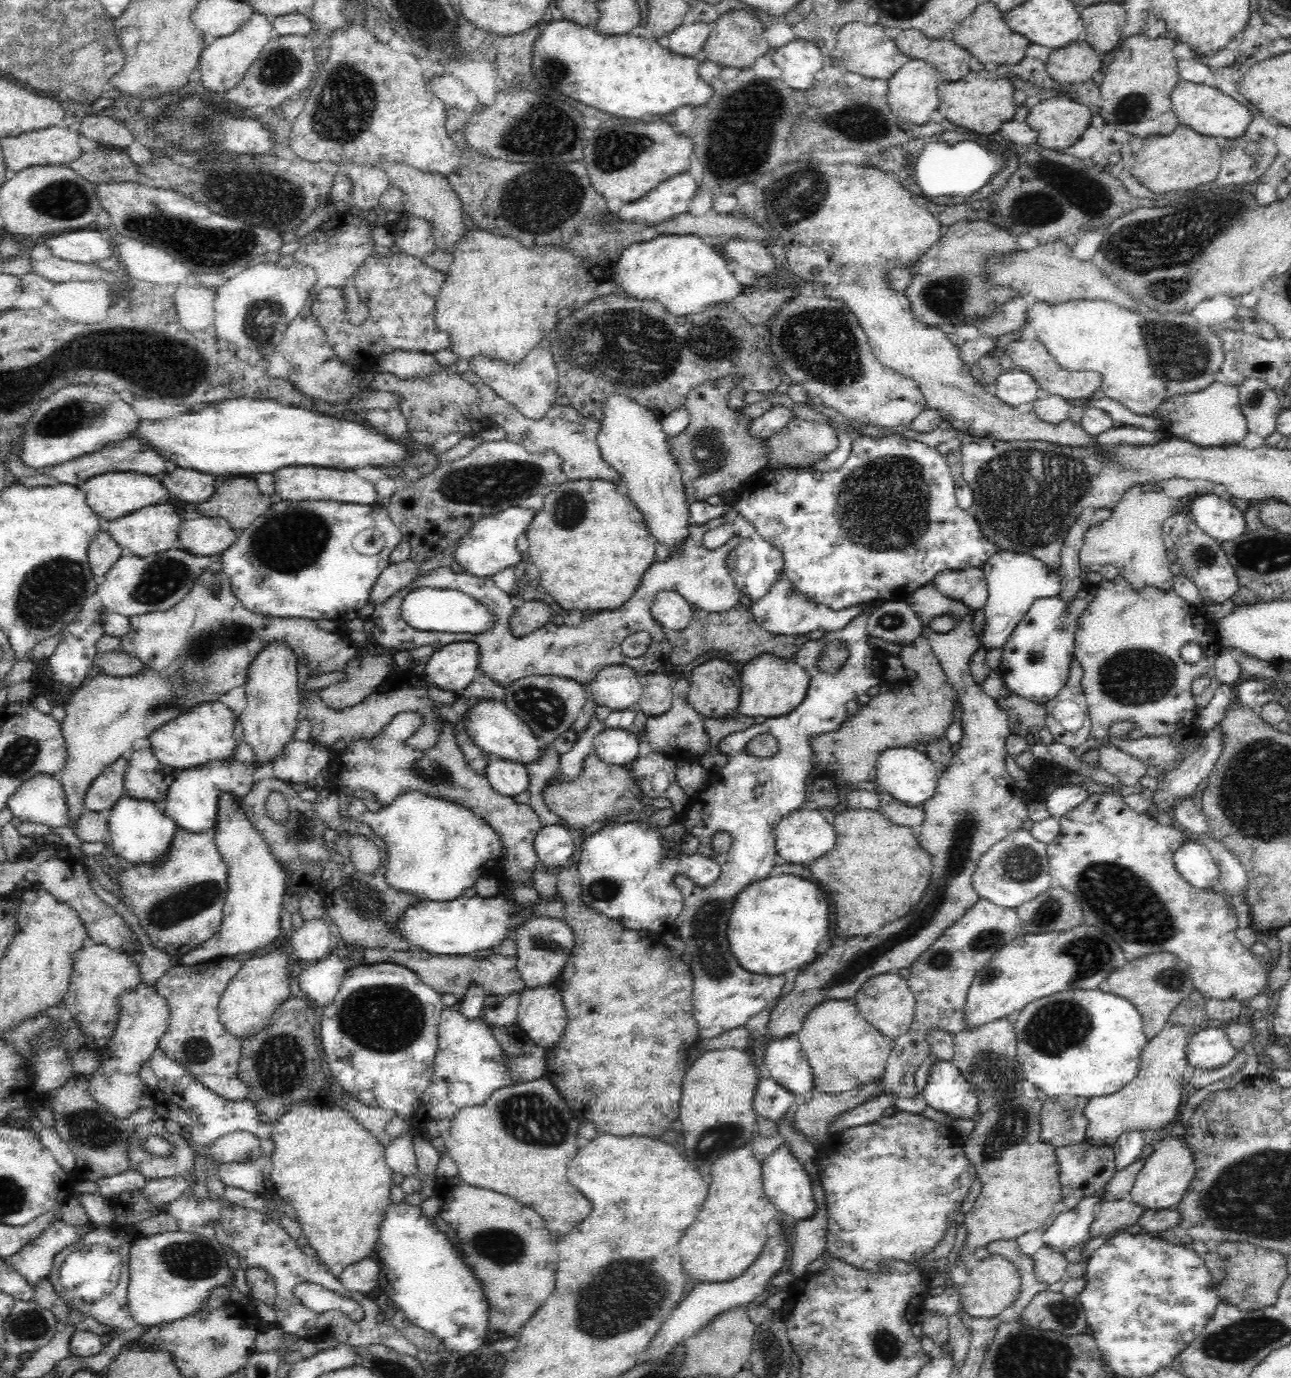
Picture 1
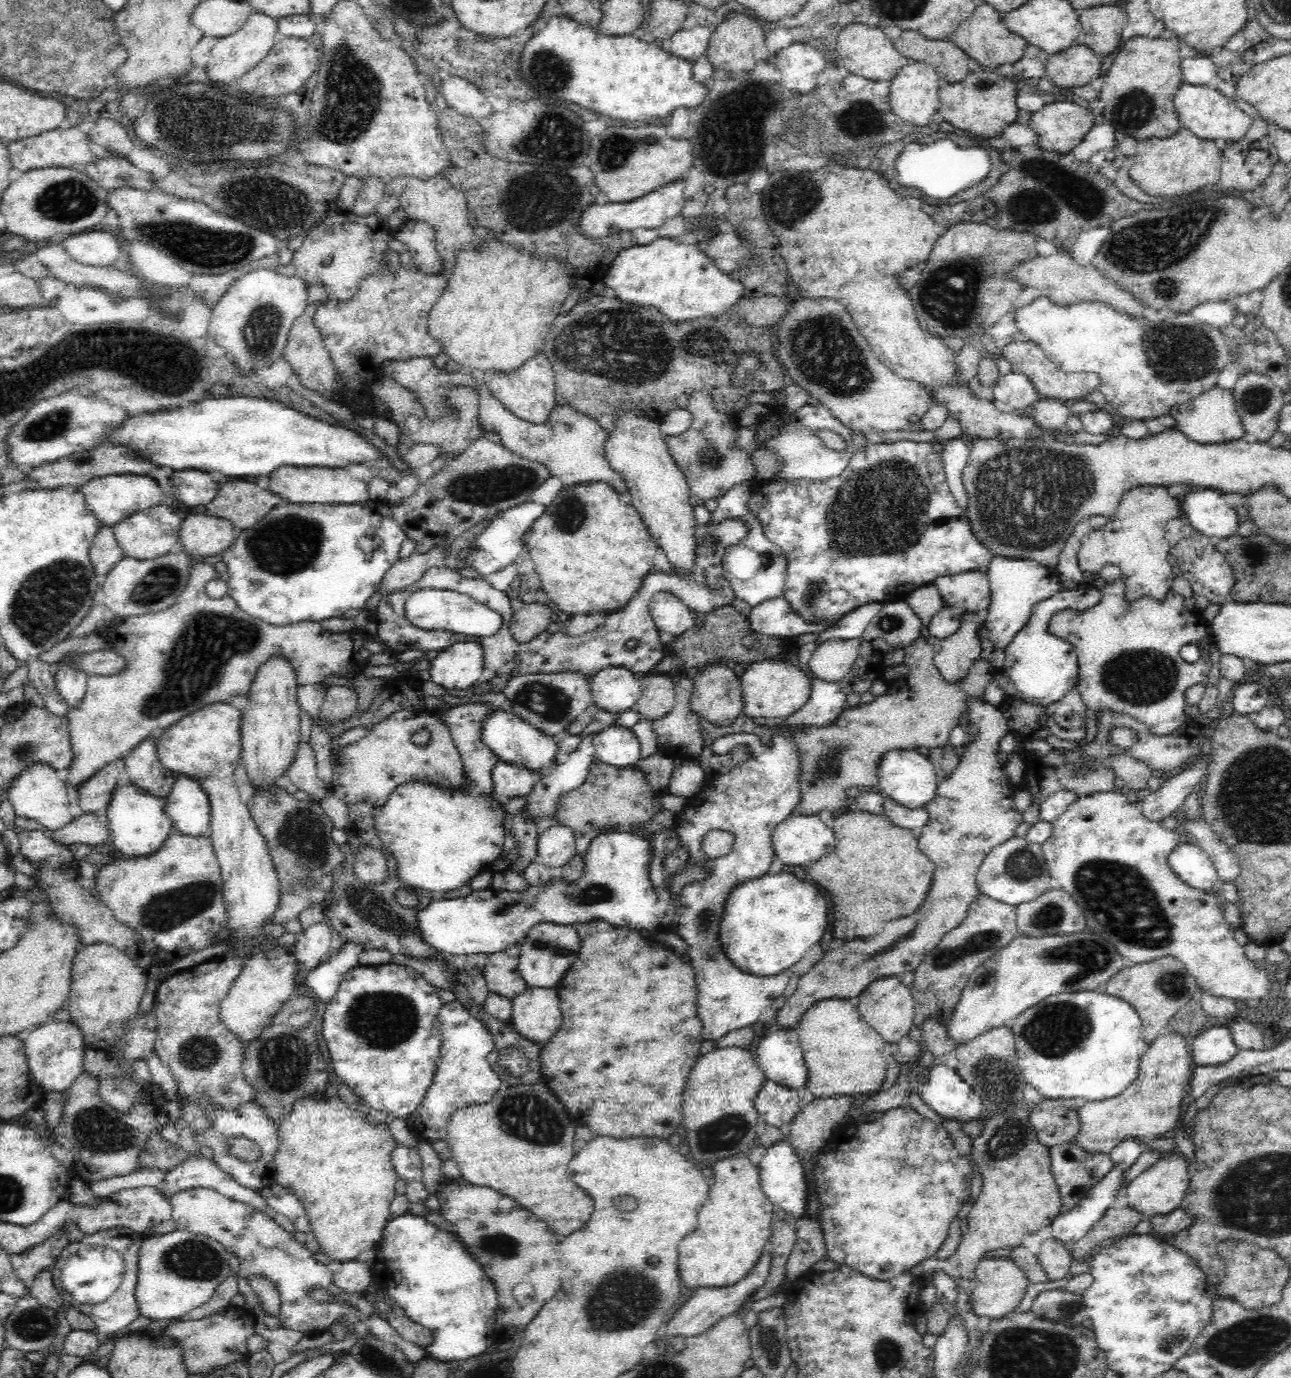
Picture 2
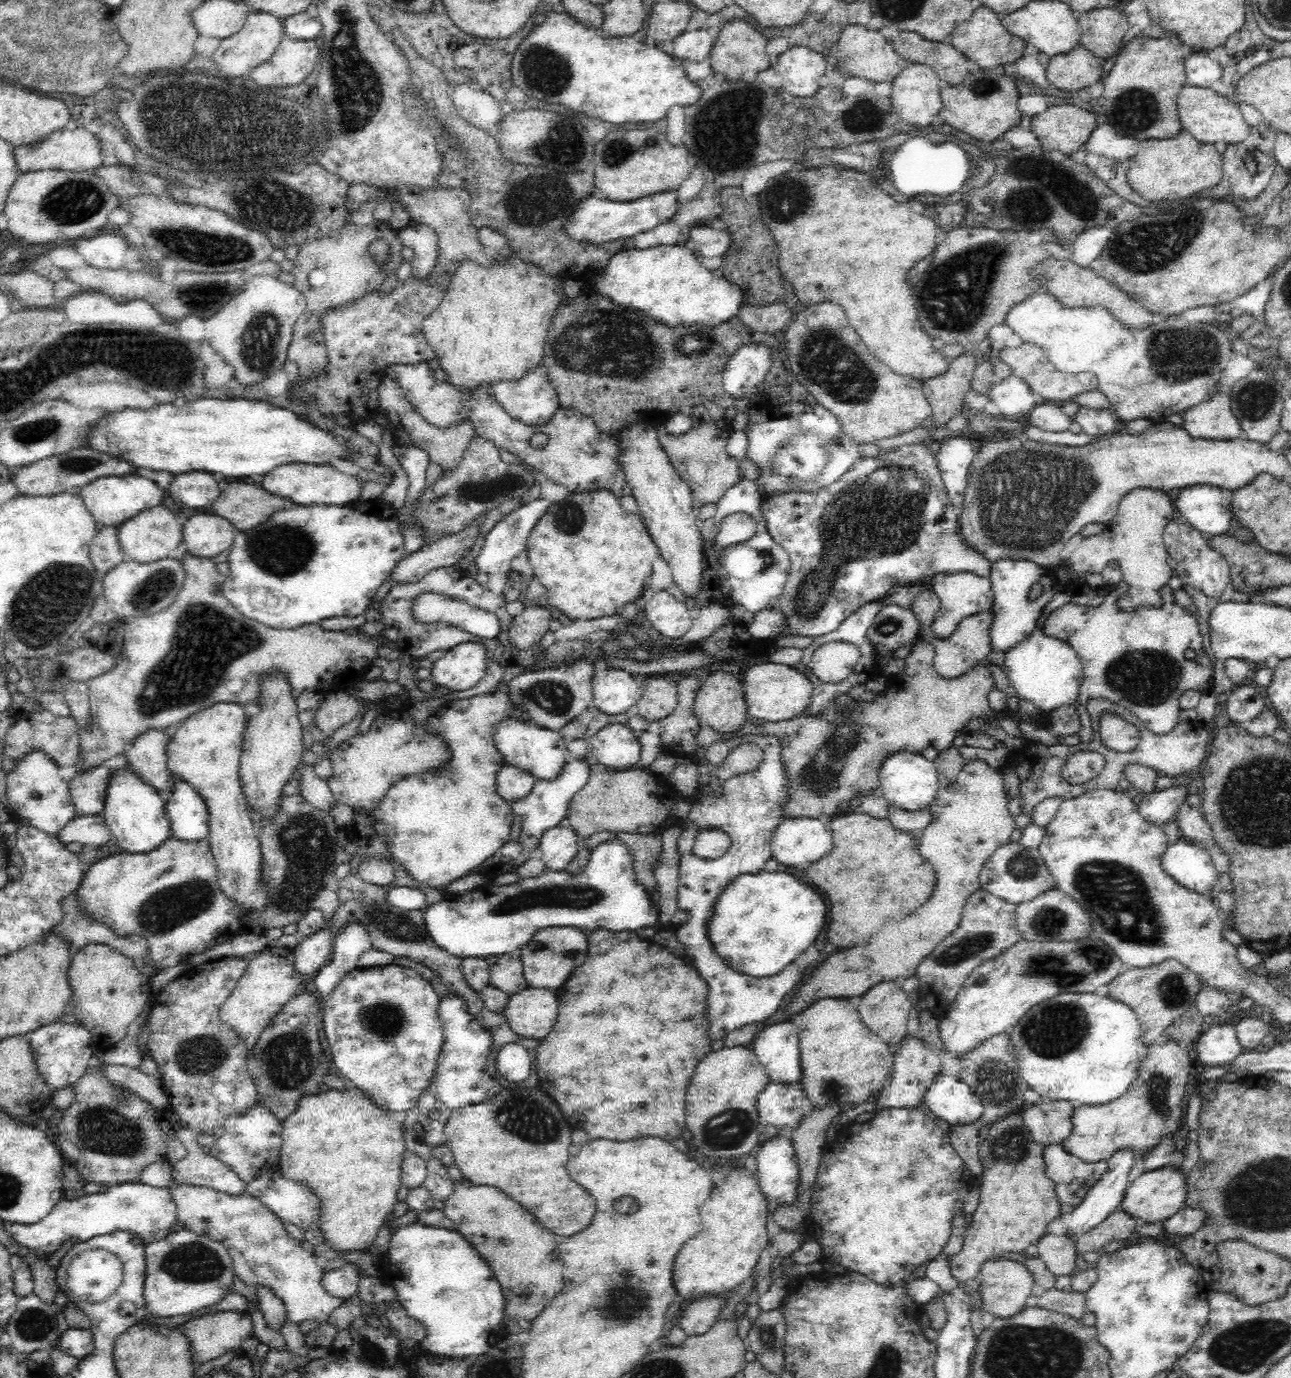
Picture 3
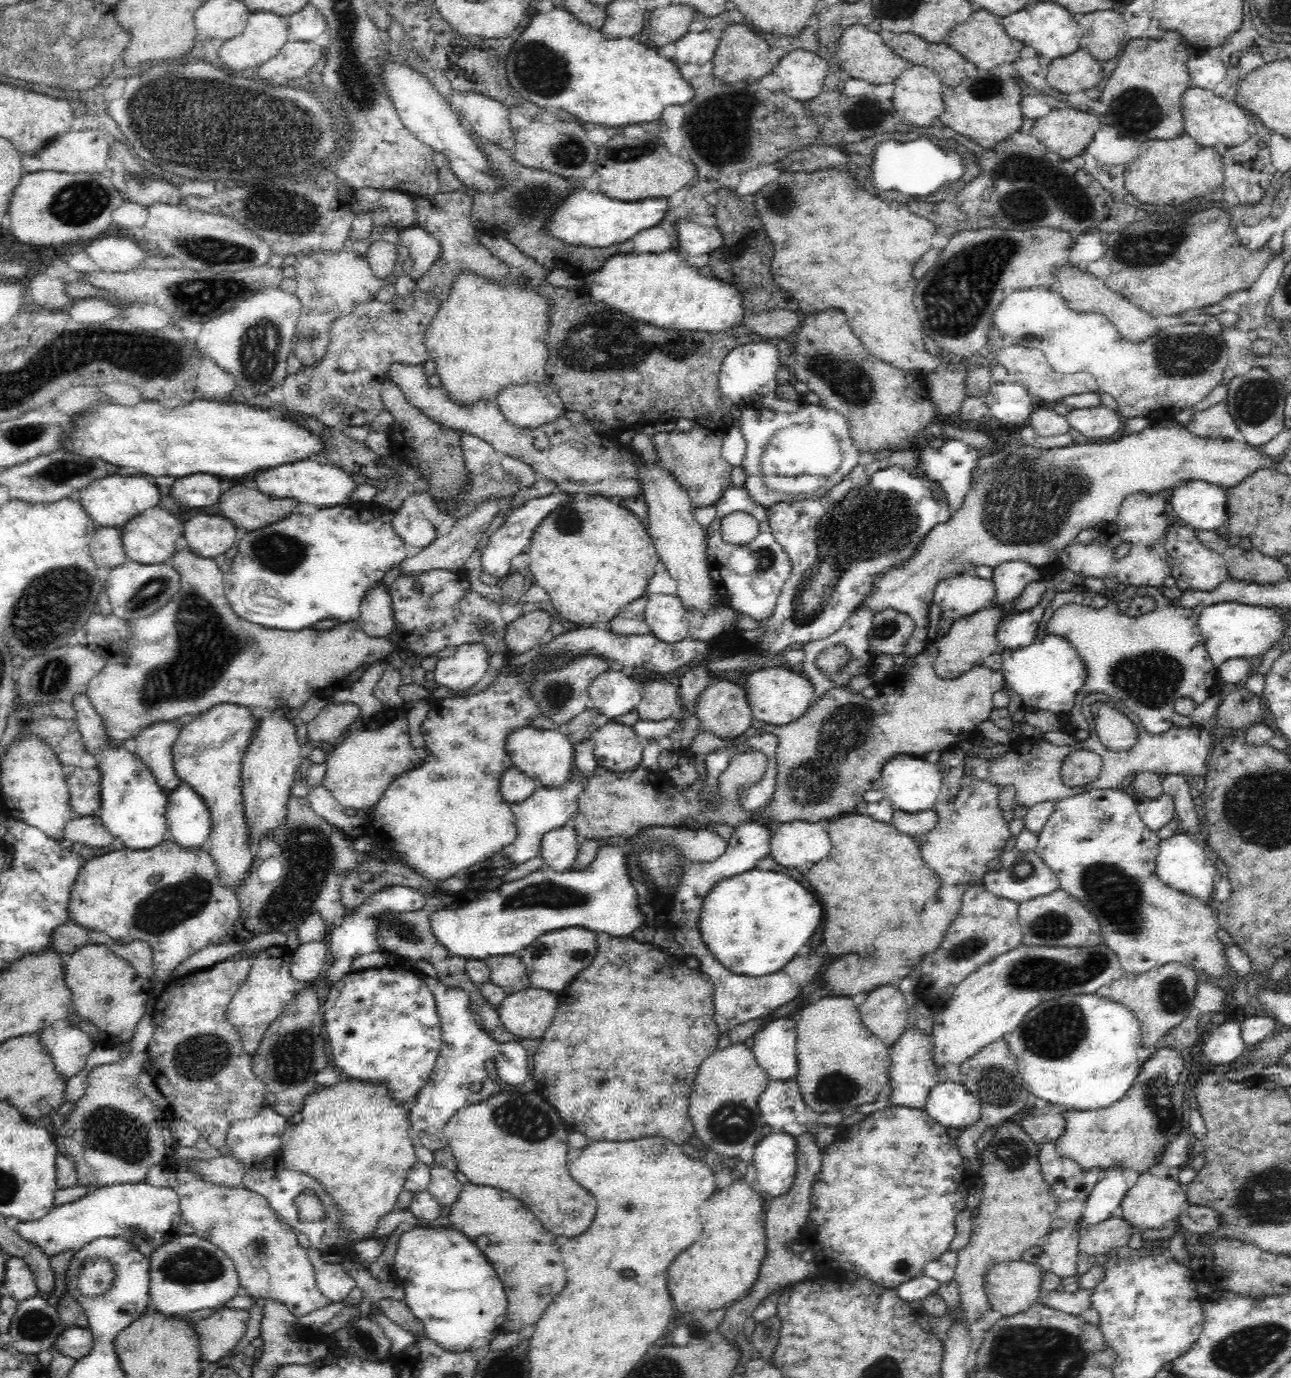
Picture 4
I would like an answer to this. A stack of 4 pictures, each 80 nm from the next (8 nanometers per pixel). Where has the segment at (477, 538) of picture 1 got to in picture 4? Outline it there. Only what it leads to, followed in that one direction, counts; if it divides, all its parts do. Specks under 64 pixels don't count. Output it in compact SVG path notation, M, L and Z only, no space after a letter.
M566 492L560 494L550 493L545 497L527 500L526 504L515 508L504 524L490 537L488 545L483 550L481 558L482 570L486 574L491 574L497 578L506 576L510 570L510 558L516 556L516 554L526 552L535 528L542 522L542 519L546 518L556 507L571 501L573 497L576 496Z

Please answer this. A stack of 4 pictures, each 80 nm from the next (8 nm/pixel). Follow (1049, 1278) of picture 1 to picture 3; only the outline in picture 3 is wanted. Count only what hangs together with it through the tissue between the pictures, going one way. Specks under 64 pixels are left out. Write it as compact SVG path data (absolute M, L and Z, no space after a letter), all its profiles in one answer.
M1044 1235L1037 1243L1038 1258L1043 1260L1048 1270L1058 1276L1073 1277L1076 1268L1076 1241L1068 1235Z

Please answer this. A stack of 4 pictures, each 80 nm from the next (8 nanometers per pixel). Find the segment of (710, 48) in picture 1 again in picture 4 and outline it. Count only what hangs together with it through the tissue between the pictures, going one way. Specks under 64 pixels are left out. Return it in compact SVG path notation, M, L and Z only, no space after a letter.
M732 23L723 30L715 50L712 60L713 76L730 84L761 79L773 72L774 65L769 59L770 51L768 44L760 40L752 30L748 30L746 25Z

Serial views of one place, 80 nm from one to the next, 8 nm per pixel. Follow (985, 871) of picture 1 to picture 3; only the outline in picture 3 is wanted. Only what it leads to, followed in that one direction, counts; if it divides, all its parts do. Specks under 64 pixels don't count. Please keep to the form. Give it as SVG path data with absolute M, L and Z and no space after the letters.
M1019 841L999 846L982 867L979 881L981 887L988 893L1015 905L1056 888L1055 878L1047 869L1040 851L1037 848L1025 847Z

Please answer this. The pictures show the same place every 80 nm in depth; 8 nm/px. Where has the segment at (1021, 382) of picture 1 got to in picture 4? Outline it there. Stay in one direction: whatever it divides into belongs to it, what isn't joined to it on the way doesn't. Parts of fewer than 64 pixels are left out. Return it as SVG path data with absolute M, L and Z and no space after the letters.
M1011 378L1005 382L993 384L984 401L996 420L1017 427L1027 423L1037 405L1036 400L1025 387Z

